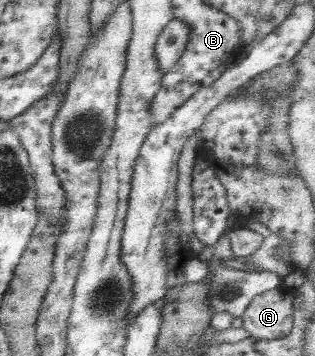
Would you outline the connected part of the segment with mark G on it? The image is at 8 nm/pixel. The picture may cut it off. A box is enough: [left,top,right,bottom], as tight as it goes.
[243,287,294,340]

